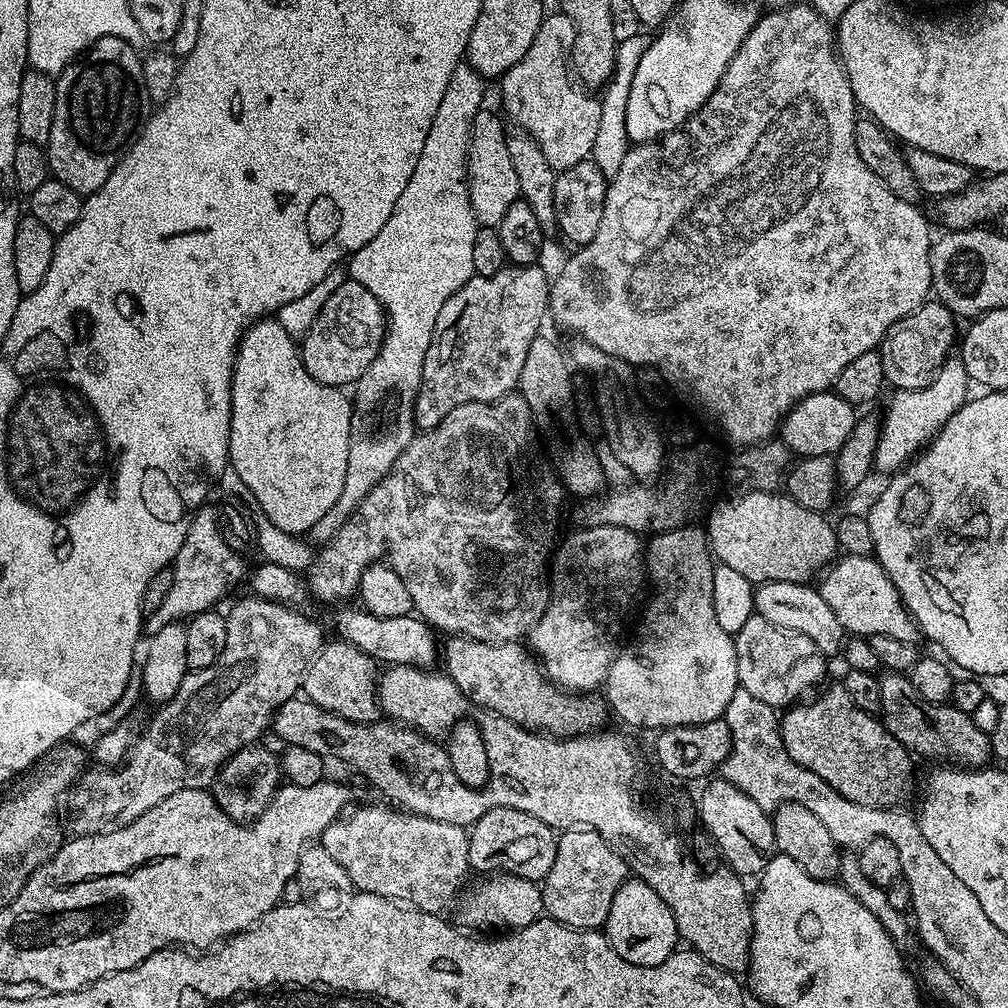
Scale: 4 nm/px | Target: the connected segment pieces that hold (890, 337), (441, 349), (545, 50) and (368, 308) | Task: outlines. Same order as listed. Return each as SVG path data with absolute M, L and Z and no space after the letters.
M937 300L925 301L918 310L896 322L879 349L885 381L897 391L924 389L932 384L933 378L955 349L958 340L955 323L957 321L952 312Z
M539 263L506 266L498 274L489 276L473 275L450 298L446 306L438 310L438 322L434 322L434 338L428 343L426 358L418 371L420 389L414 394L414 424L417 429L427 430L438 426L450 410L467 404L489 404L498 398L509 395L519 385L522 366L530 342L541 335L540 328L546 324L548 311L548 289L550 276L540 269Z
M559 10L553 12L553 16L552 13L545 15L538 26L538 34L534 34L534 42L530 42L530 50L522 54L517 64L510 66L499 84L500 96L504 99L503 115L509 121L512 119L515 127L530 134L530 138L538 142L542 154L546 154L546 162L561 172L591 157L602 110L599 99L591 100L588 97L591 95L578 86L570 71L576 37L574 22Z
M348 278L327 298L317 320L302 337L300 356L304 359L304 369L320 384L349 386L356 379L357 383L380 353L385 331L386 313L378 298L366 286Z

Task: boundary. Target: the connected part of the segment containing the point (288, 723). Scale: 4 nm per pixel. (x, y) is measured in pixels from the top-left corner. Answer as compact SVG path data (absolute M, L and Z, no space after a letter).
M304 696L288 699L279 707L271 723L272 732L284 741L285 745L304 748L328 760L336 758L350 764L358 770L386 799L397 809L414 816L426 816L434 821L450 822L468 828L474 825L488 810L492 810L490 802L486 802L483 792L504 792L504 784L496 780L496 772L490 772L487 784L482 789L467 787L459 781L454 768L449 762L447 751L431 737L417 732L413 728L405 728L389 720L376 720L371 723L350 722L343 717L334 715L312 703Z

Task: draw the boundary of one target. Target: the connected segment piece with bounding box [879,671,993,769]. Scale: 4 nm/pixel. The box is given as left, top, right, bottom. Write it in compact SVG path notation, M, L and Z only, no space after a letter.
M885 671L879 681L882 690L879 715L888 732L894 734L894 738L898 738L898 742L909 753L965 769L981 769L993 759L992 737L974 726L971 715L963 713L951 703L926 702L918 690L914 690L911 679L899 672Z

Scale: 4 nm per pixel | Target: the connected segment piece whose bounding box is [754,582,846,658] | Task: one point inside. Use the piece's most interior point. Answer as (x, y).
(800, 608)

